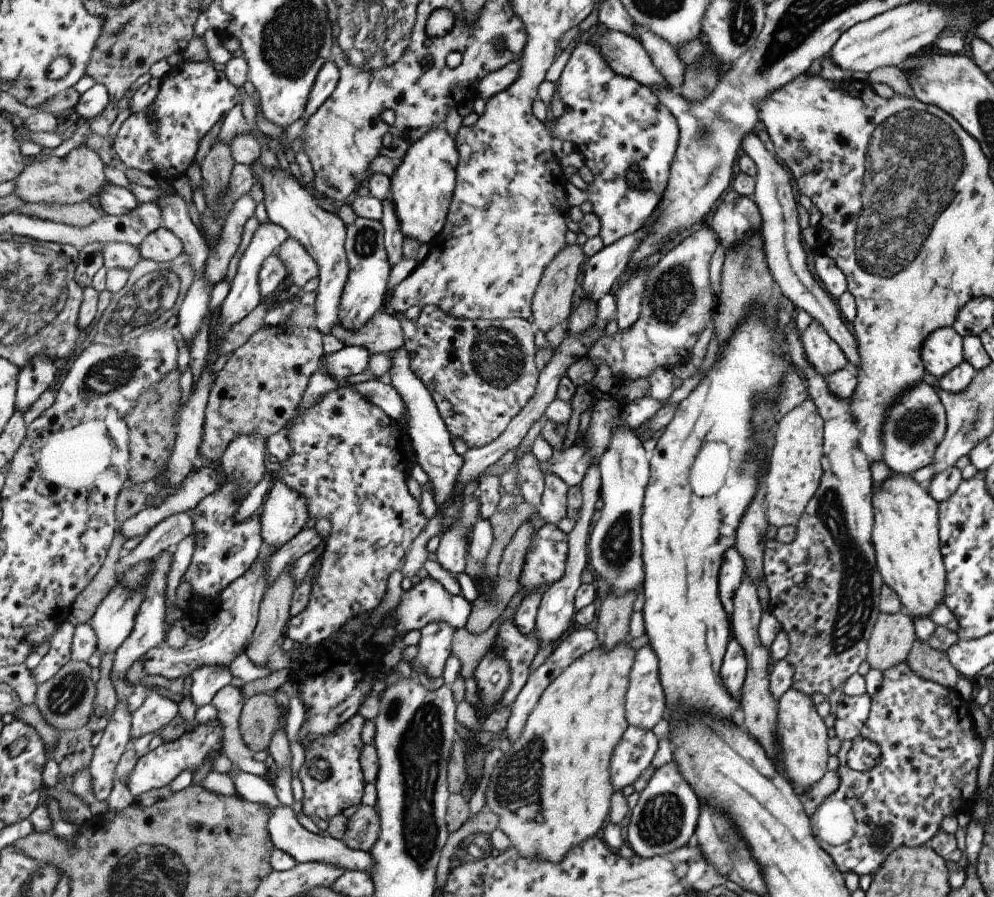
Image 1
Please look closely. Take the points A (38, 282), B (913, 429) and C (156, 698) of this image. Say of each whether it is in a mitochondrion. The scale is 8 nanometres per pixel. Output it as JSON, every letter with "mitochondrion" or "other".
{"A":"mitochondrion","B":"mitochondrion","C":"other"}

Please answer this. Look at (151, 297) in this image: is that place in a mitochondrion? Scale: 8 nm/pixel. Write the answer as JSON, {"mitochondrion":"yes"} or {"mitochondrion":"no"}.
{"mitochondrion":"yes"}

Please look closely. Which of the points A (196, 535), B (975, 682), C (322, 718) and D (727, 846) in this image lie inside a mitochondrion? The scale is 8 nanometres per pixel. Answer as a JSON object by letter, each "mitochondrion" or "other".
{"A":"other","B":"other","C":"other","D":"mitochondrion"}

